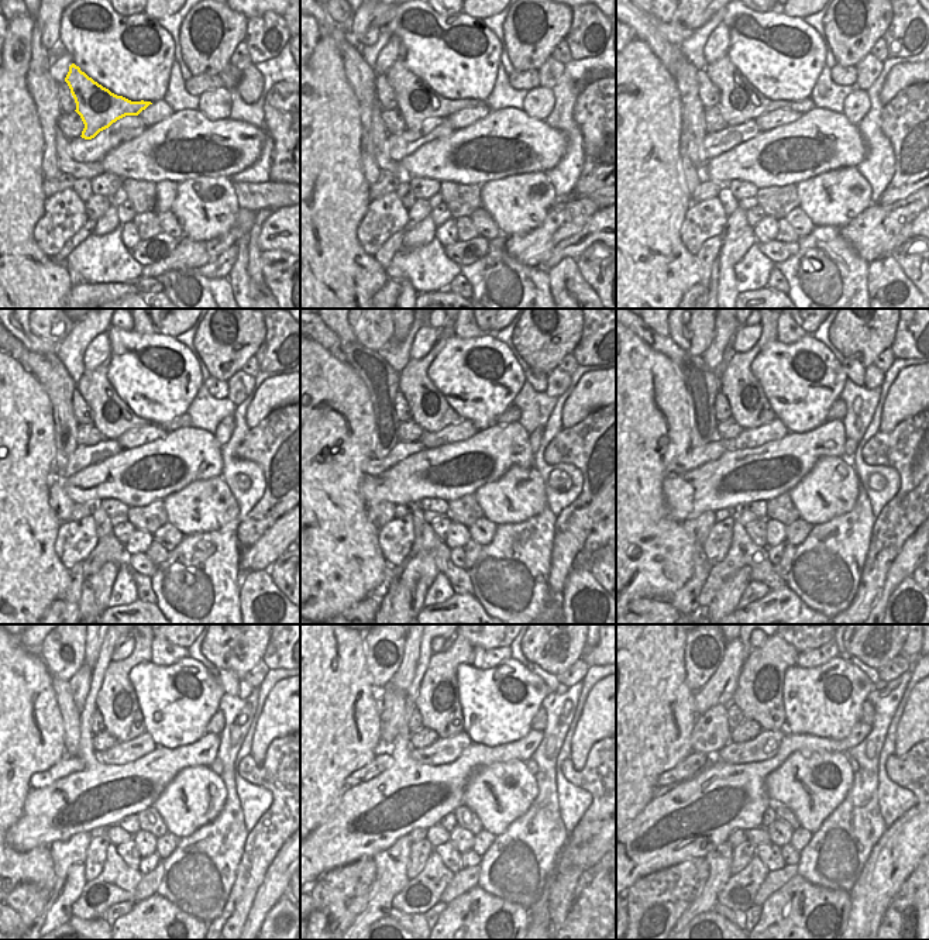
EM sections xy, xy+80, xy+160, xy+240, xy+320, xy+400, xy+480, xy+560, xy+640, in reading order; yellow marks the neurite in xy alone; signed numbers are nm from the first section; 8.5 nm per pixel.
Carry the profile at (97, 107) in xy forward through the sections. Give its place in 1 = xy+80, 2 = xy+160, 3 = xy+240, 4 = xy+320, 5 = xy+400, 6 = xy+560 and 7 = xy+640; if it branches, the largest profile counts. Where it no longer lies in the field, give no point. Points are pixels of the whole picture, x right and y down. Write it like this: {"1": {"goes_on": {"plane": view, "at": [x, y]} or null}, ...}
{"1": {"goes_on": {"plane": "xy+80", "at": [417, 103]}}, "2": {"goes_on": {"plane": "xy+160", "at": [739, 102]}}, "3": {"goes_on": {"plane": "xy+240", "at": [112, 417]}}, "4": {"goes_on": {"plane": "xy+320", "at": [430, 412]}}, "5": {"goes_on": {"plane": "xy+400", "at": [749, 407]}}, "6": {"goes_on": {"plane": "xy+560", "at": [437, 701]}}, "7": {"goes_on": {"plane": "xy+640", "at": [757, 695]}}}

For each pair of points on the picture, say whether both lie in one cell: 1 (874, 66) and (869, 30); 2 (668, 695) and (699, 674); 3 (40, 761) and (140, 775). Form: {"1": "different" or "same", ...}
{"1": "different", "2": "different", "3": "different"}

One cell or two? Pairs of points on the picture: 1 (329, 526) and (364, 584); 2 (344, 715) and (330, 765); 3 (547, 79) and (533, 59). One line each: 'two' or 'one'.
1: one
2: one
3: two

